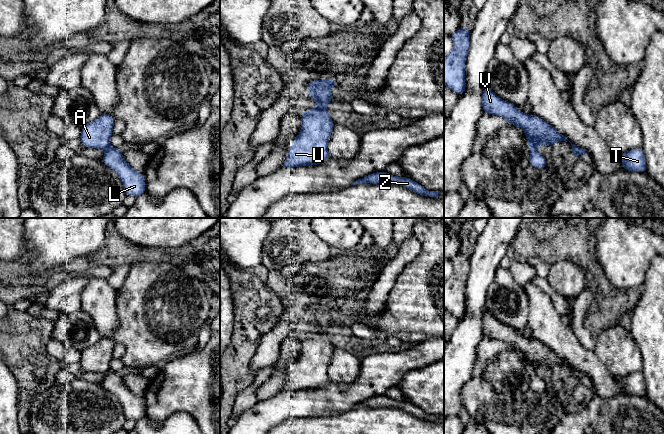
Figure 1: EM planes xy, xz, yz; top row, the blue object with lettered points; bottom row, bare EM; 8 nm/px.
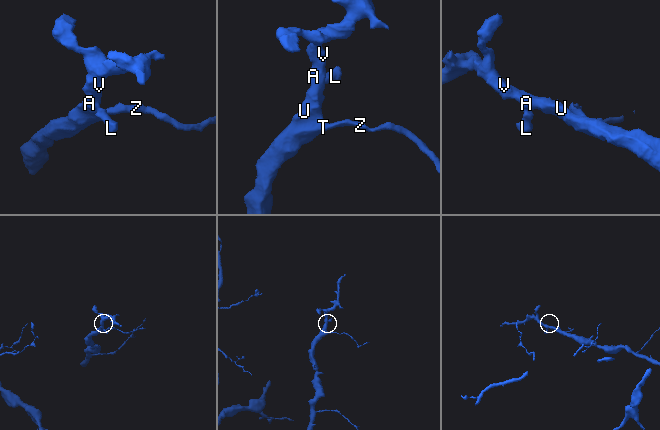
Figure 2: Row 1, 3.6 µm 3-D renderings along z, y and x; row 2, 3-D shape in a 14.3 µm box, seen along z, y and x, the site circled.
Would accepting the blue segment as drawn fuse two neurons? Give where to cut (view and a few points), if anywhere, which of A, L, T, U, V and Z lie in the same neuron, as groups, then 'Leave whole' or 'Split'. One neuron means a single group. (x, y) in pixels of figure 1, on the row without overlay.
No split. Groups: A L T U V Z. Leave whole

